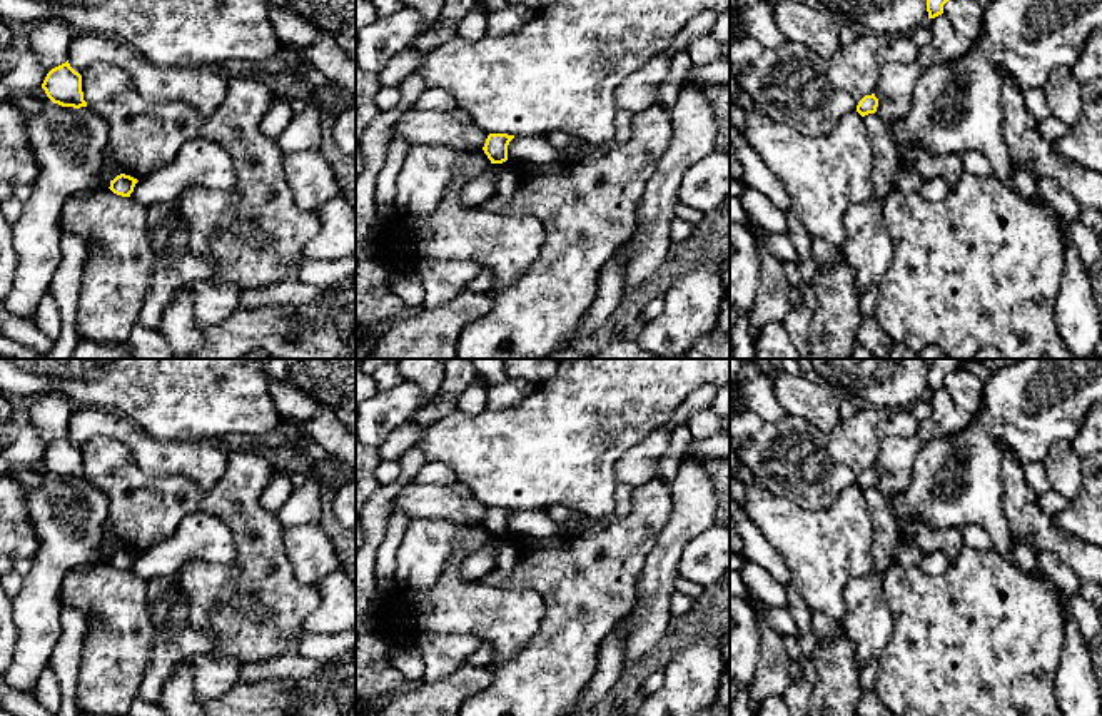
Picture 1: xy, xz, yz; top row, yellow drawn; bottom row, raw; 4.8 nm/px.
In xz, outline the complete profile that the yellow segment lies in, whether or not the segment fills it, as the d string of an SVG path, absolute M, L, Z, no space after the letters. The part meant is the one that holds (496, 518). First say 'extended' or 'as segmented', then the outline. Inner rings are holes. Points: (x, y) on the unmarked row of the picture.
as segmented | M489 507L483 521L491 537L503 537L508 534L508 519L514 509L508 507Z

